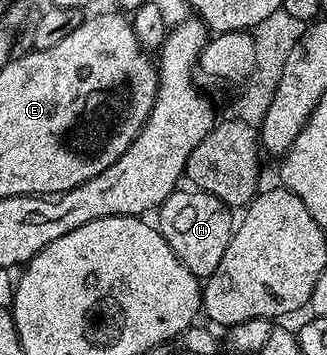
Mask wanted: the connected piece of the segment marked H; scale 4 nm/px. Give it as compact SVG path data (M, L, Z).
M175 191L156 210L156 228L162 238L172 247L172 251L182 260L184 267L192 271L194 276L205 279L220 267L220 259L224 259L224 251L228 251L228 243L236 228L236 217L233 217L231 206L224 204L216 195L208 195L201 191L182 193Z

